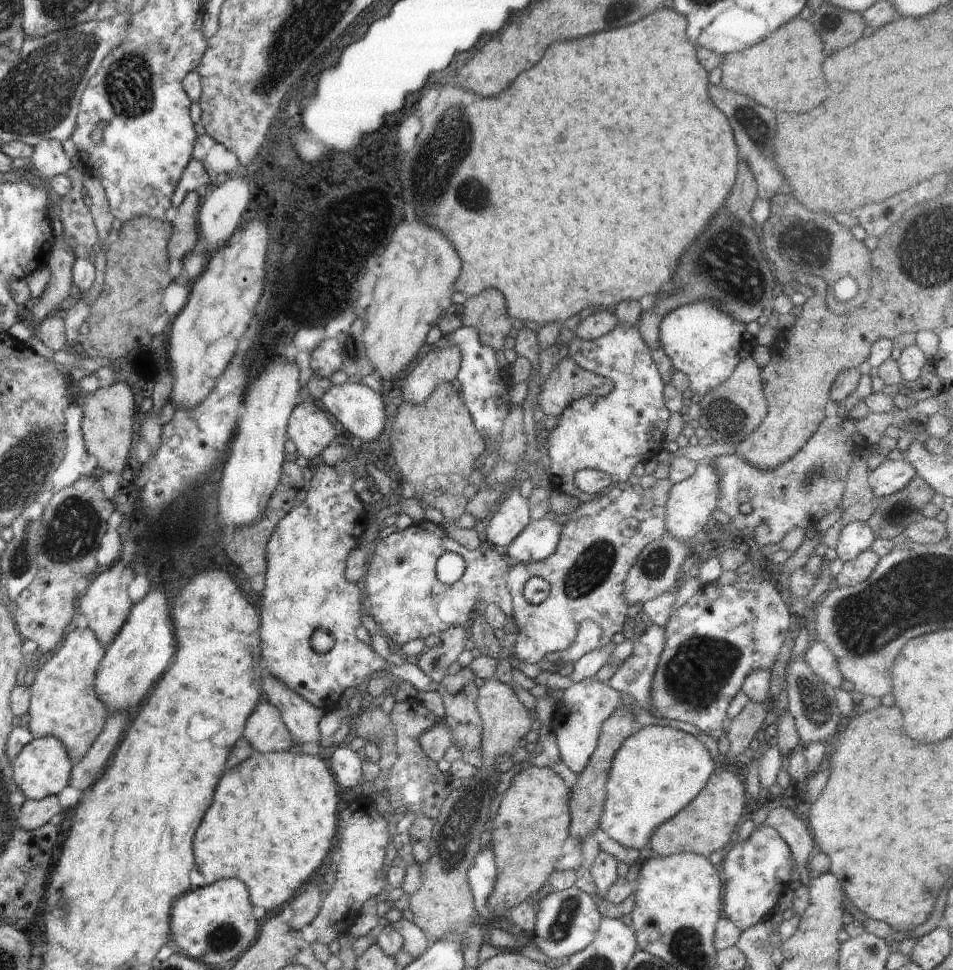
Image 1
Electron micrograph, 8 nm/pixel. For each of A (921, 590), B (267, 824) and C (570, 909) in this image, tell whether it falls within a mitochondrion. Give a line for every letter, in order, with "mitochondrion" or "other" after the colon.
A: mitochondrion
B: other
C: mitochondrion

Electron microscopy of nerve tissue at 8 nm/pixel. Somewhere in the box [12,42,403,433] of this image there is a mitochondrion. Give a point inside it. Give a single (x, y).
(127, 85)

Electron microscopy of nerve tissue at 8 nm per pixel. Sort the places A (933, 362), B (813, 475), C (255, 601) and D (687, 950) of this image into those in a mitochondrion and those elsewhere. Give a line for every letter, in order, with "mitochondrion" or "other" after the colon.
A: other
B: mitochondrion
C: other
D: mitochondrion

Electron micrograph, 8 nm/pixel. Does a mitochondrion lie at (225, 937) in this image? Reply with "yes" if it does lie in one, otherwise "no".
yes

